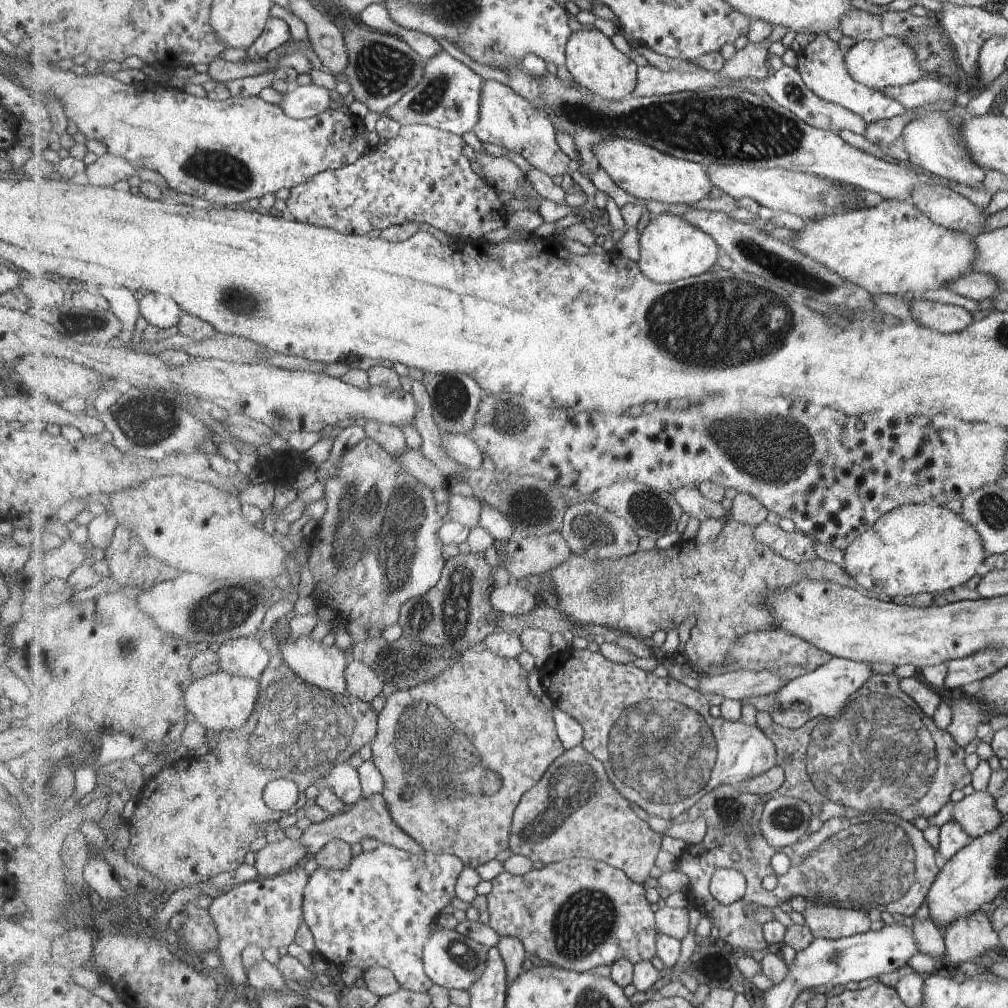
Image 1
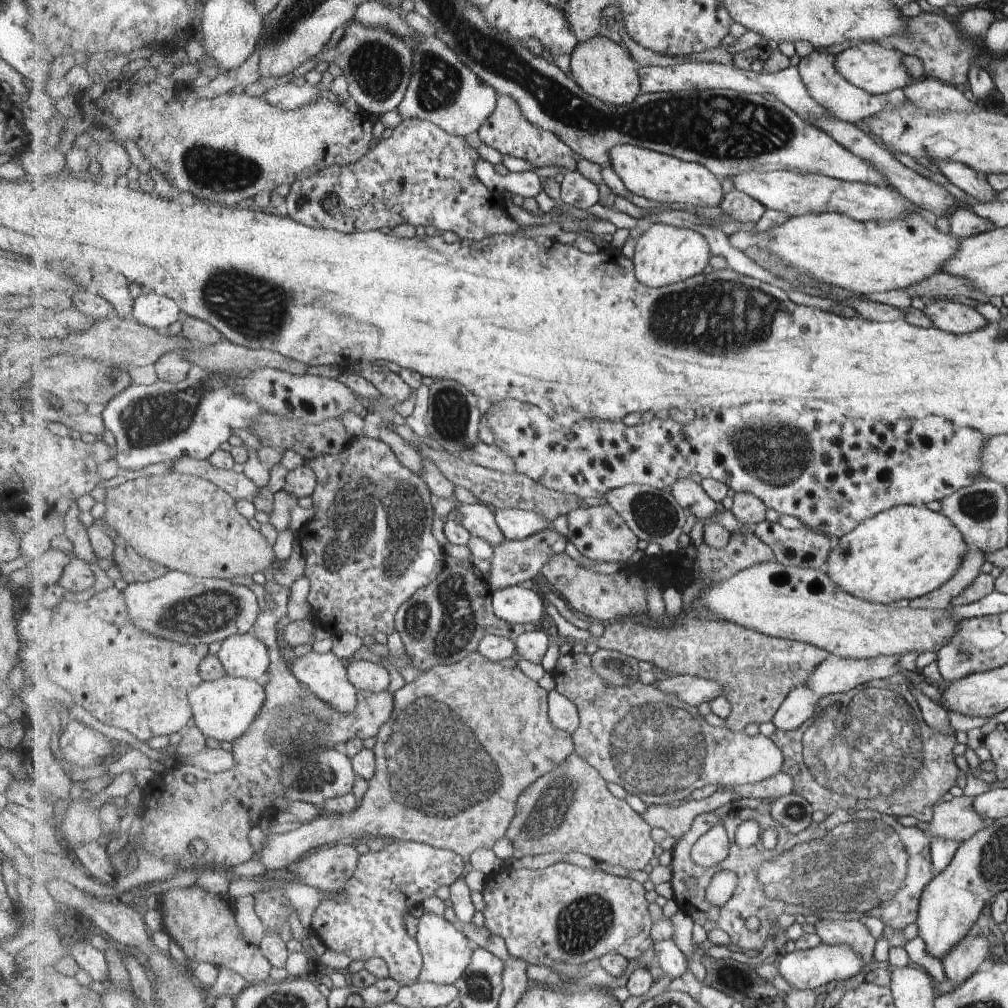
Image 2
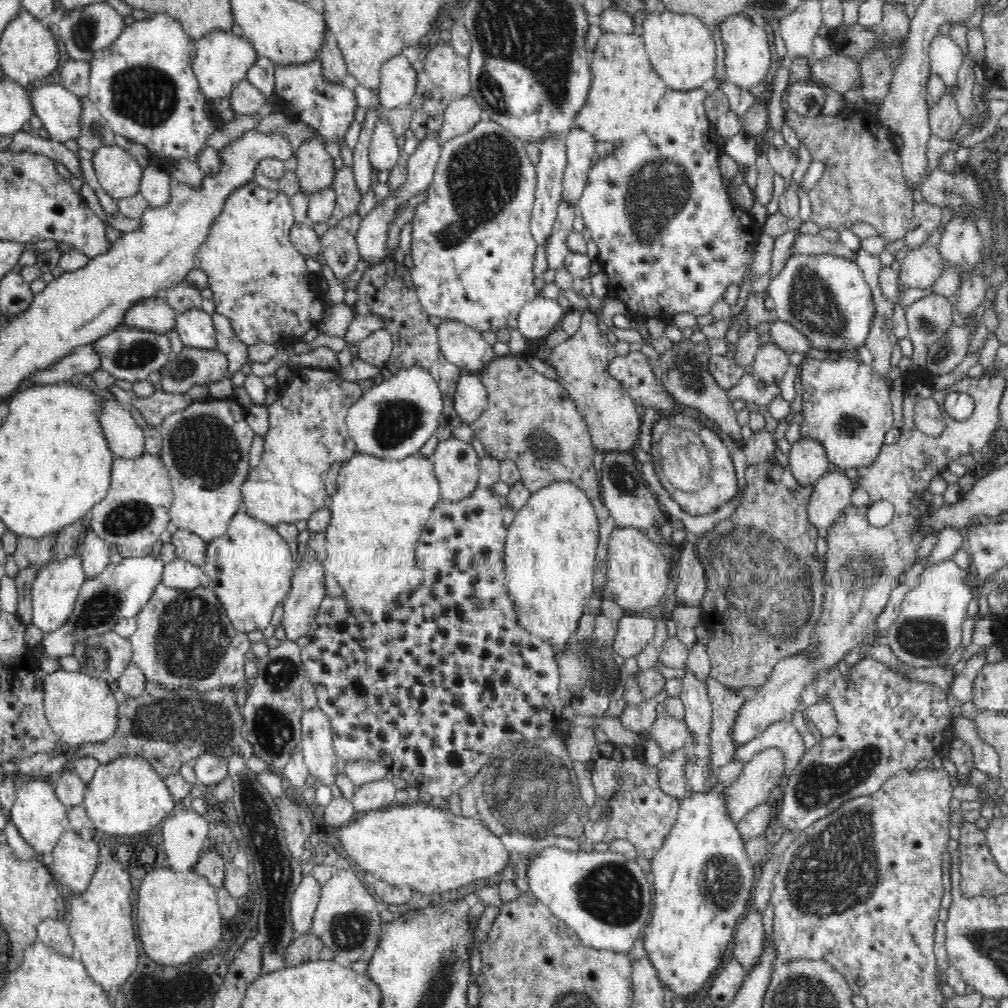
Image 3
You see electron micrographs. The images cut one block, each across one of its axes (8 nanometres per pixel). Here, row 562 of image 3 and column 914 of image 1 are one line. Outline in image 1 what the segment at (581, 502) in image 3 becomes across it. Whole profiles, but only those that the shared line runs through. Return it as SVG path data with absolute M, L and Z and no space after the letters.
M905 503L885 513L871 530L856 538L845 550L844 562L845 570L869 594L873 596L883 594L893 599L917 593L940 594L949 588L965 584L975 574L977 566L983 562L983 548L977 531L959 514L952 513L945 506L932 507Z

